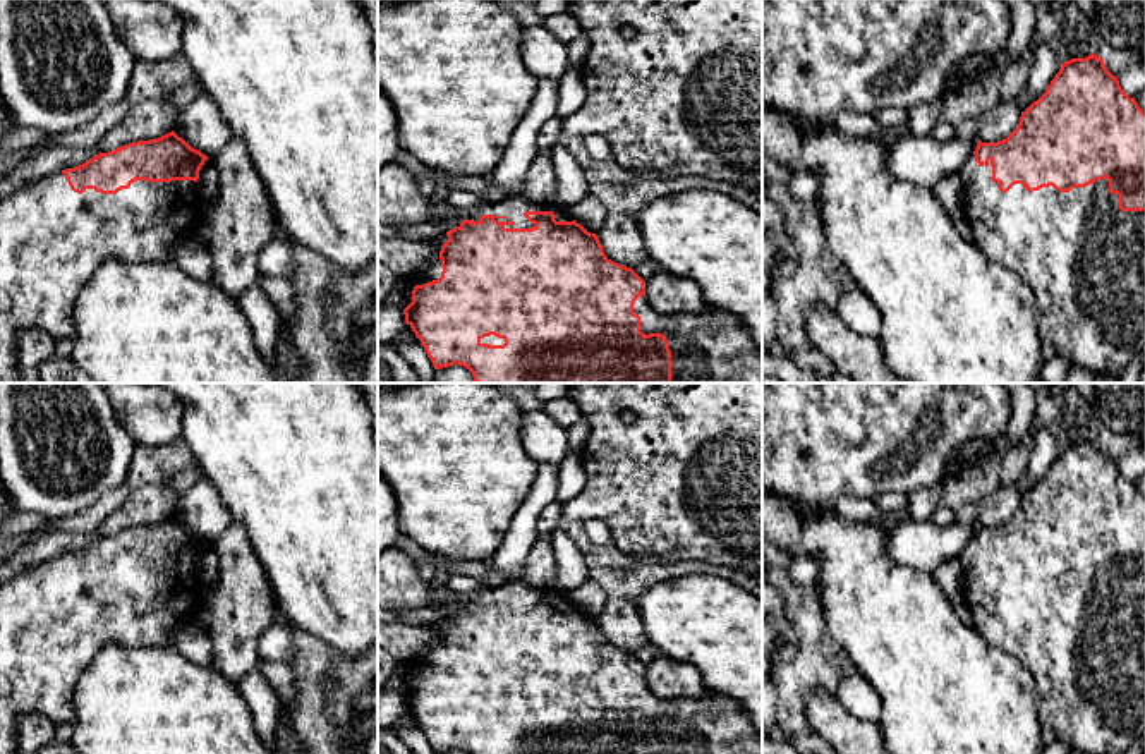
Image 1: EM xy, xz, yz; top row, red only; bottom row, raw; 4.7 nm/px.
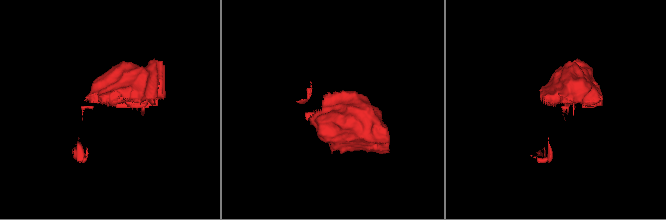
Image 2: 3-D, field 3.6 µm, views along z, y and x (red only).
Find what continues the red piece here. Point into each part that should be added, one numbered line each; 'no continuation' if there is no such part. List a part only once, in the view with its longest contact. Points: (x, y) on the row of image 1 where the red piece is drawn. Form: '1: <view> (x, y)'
1: yz (1084, 258)

